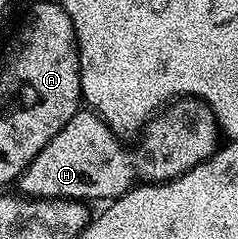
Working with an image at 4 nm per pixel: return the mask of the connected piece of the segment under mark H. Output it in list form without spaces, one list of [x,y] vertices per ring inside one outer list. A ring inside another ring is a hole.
[[[181,98],[149,120],[139,140],[140,145],[127,152],[116,133],[95,111],[78,111],[49,144],[42,146],[34,162],[26,166],[18,181],[19,191],[34,200],[111,202],[136,187],[139,180],[163,184],[194,170],[194,166],[216,155],[222,133],[209,104],[195,98]]]

